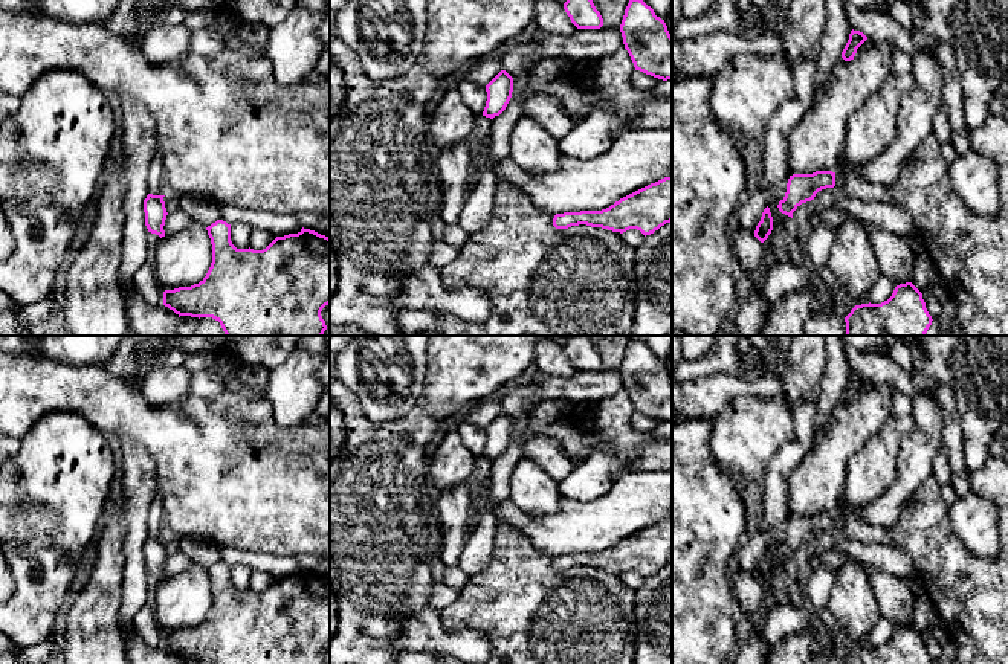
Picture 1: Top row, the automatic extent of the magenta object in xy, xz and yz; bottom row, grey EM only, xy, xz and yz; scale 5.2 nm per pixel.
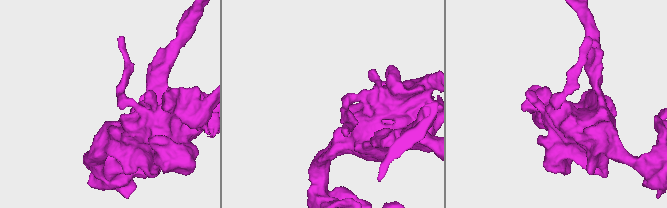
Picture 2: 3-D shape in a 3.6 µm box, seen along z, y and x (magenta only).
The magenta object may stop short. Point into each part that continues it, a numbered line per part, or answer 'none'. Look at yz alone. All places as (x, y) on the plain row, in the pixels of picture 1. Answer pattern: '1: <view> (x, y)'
none

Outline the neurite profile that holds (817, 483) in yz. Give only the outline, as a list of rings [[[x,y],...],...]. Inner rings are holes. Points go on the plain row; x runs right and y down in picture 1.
[[[867,380],[851,403],[834,405],[829,424],[788,476],[790,517],[832,513],[837,516],[846,487],[846,461],[890,417],[893,386]]]

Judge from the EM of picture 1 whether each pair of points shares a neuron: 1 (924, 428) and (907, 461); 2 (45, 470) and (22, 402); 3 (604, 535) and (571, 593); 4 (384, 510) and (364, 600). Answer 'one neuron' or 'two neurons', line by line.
1: one neuron
2: two neurons
3: two neurons
4: one neuron

